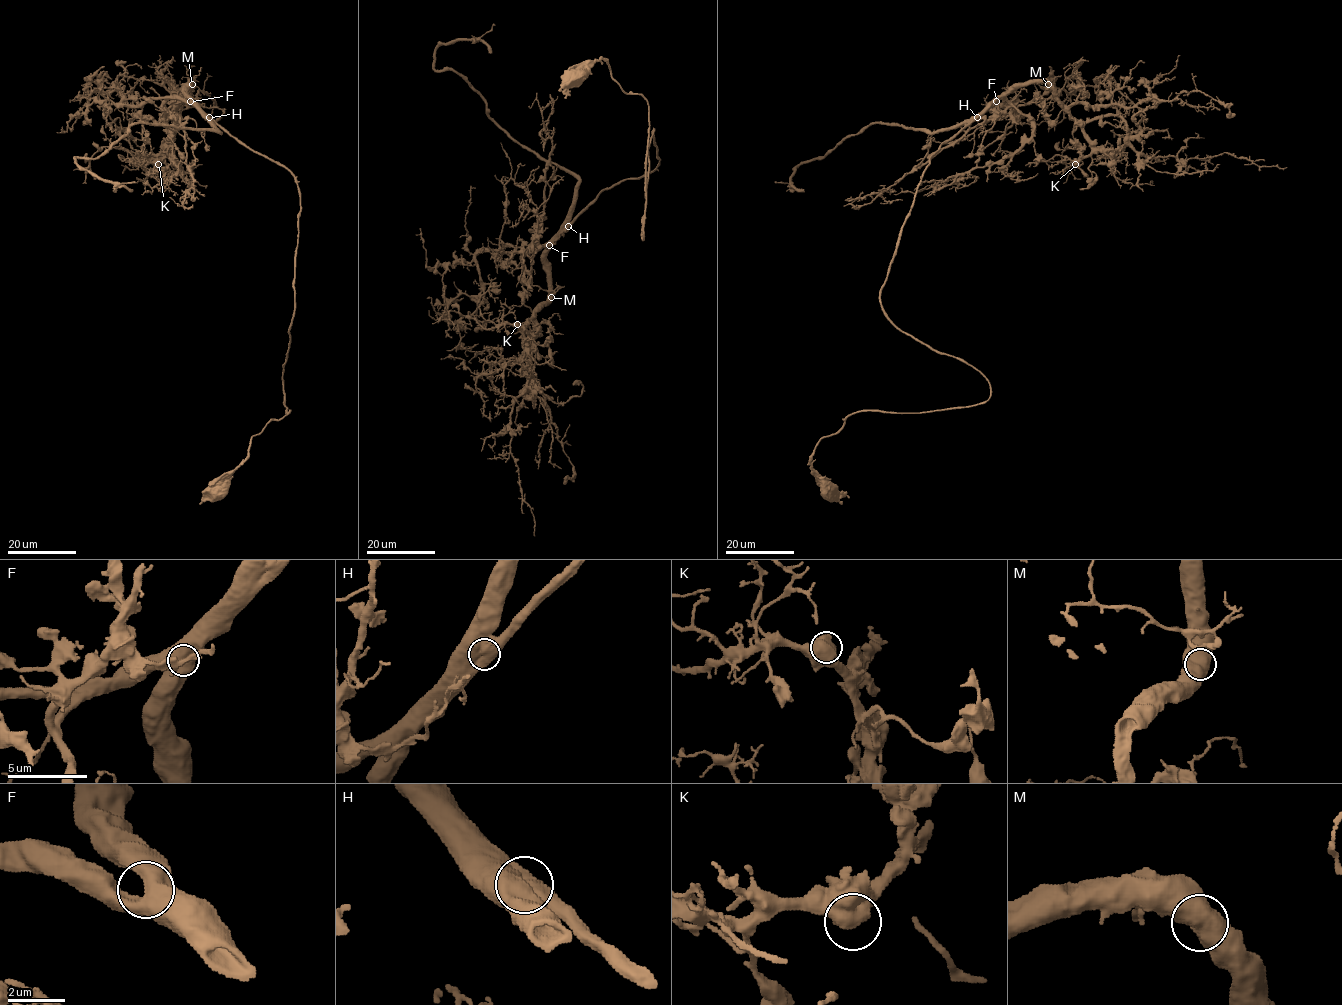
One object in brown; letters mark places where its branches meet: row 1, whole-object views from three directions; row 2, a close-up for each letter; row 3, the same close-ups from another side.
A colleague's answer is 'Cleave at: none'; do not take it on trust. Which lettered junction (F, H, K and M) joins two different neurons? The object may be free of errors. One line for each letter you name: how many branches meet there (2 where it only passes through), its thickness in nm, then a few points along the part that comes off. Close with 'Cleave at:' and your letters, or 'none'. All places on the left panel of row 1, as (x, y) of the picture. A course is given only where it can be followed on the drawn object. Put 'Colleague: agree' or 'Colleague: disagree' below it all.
Cleave at: none
Colleague: agree

